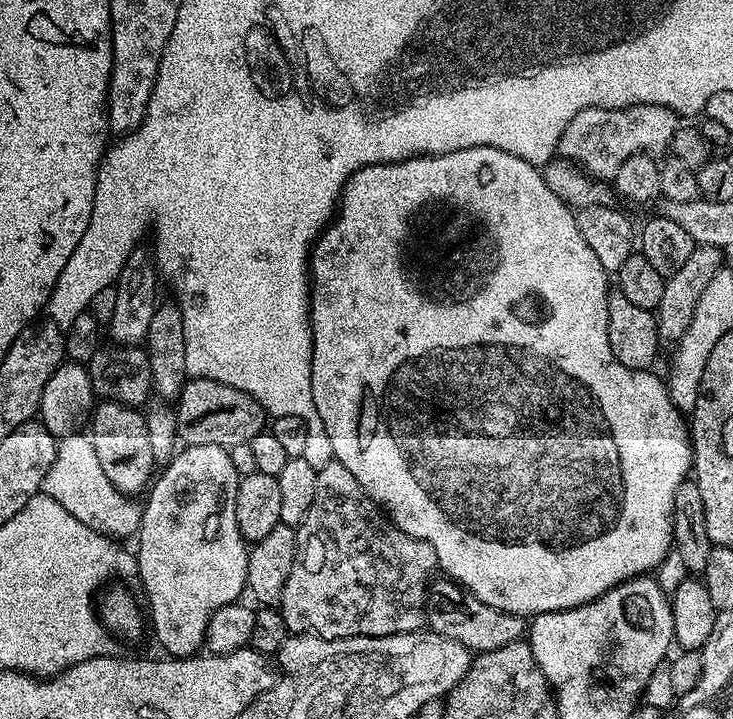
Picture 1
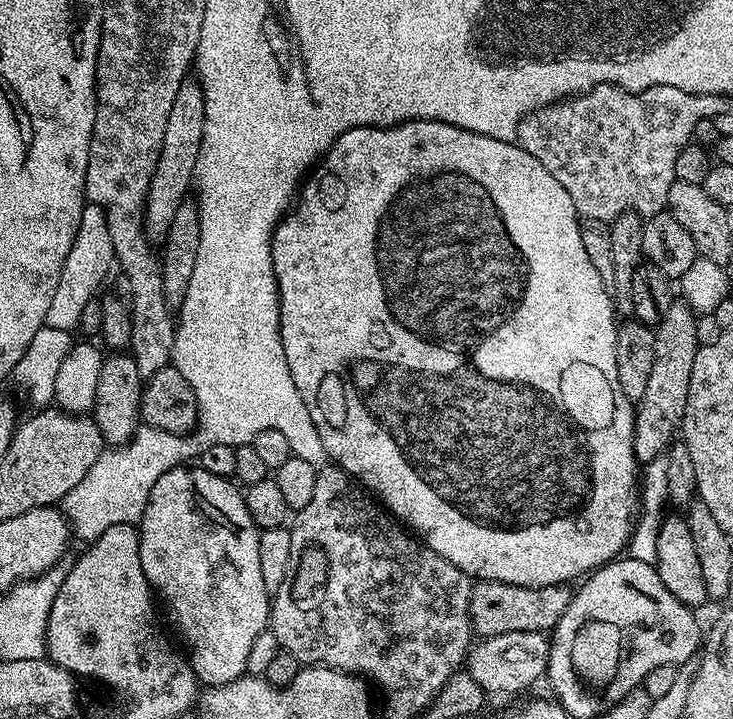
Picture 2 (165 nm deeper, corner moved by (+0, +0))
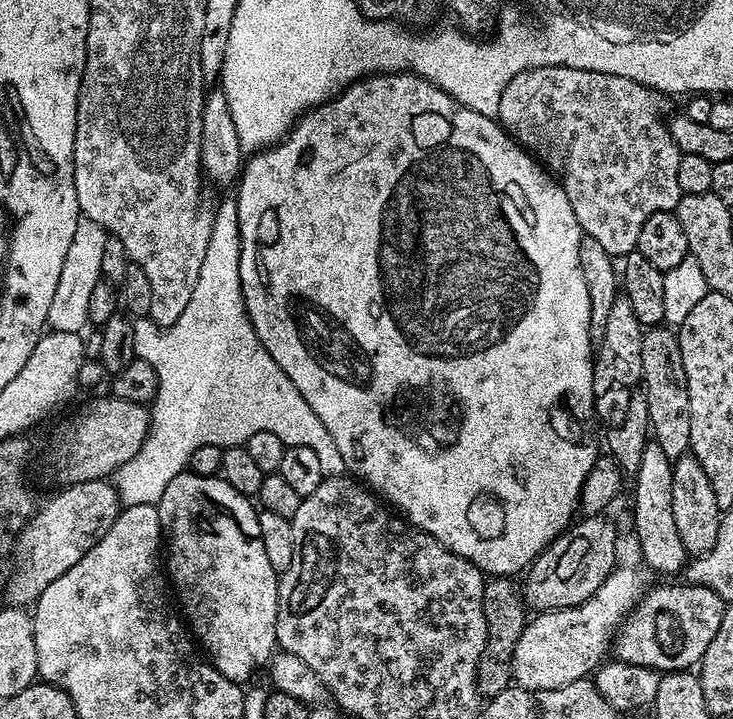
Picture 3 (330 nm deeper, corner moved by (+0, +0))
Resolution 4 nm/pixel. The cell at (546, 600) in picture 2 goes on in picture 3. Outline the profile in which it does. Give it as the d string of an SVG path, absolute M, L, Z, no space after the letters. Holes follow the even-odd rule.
M607 515L584 516L577 519L567 531L561 536L557 536L531 564L528 565L523 573L522 595L525 605L533 613L553 612L563 608L573 608L582 602L586 602L606 582L606 578L617 567L616 560L616 528L607 520Z

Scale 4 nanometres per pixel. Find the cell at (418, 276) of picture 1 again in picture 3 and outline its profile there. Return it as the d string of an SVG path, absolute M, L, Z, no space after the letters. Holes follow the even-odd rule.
M377 74L356 81L327 104L309 108L293 124L287 136L279 144L271 145L255 153L249 160L252 161L249 164L247 161L243 165L238 183L234 188L236 191L234 207L238 214L238 226L240 227L240 259L244 262L260 260L261 266L264 267L264 276L256 268L244 266L240 269L240 284L244 288L248 317L262 346L270 354L270 358L274 358L274 362L278 362L282 374L286 374L286 378L290 378L290 382L294 382L298 394L302 394L302 398L306 398L306 406L310 406L310 410L314 410L314 414L318 414L322 426L326 426L326 430L330 430L330 438L334 438L334 446L338 446L338 454L342 454L345 469L353 477L359 478L377 497L387 501L412 527L430 534L439 544L446 546L454 554L474 562L474 566L478 566L481 572L489 577L512 578L523 573L528 565L557 536L563 535L573 523L578 512L584 480L592 468L598 464L596 440L592 436L584 436L584 420L580 417L579 410L572 408L576 404L576 396L572 392L588 394L592 390L594 341L592 339L592 323L590 322L590 290L586 286L586 278L582 278L582 266L578 258L582 233L578 218L574 218L574 206L570 206L570 198L566 198L562 186L549 175L544 165L531 152L521 148L493 117L478 114L478 110L470 110L470 106L462 106L462 102L458 102L438 86L434 86L420 76L411 74Z

